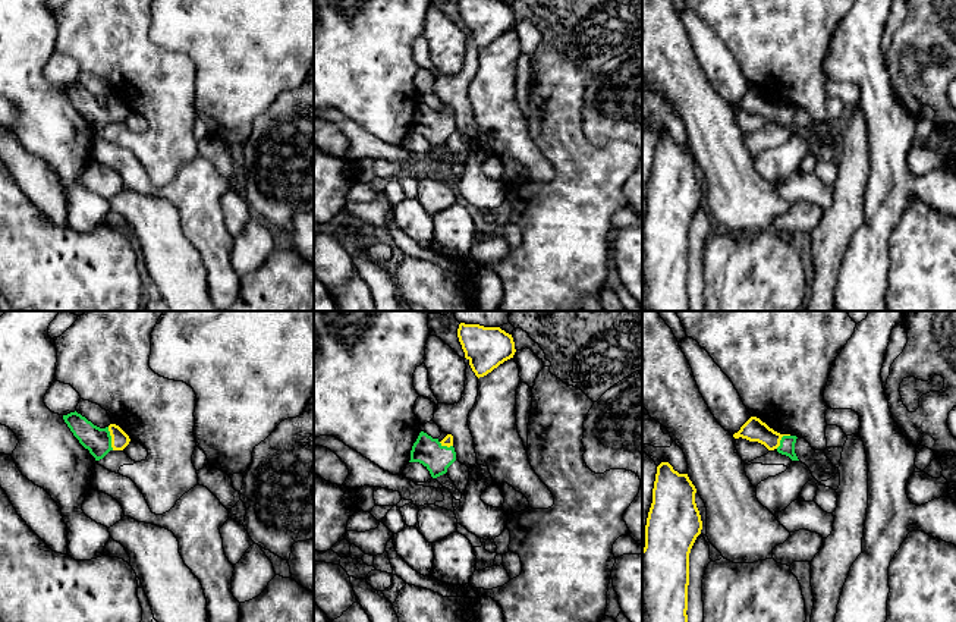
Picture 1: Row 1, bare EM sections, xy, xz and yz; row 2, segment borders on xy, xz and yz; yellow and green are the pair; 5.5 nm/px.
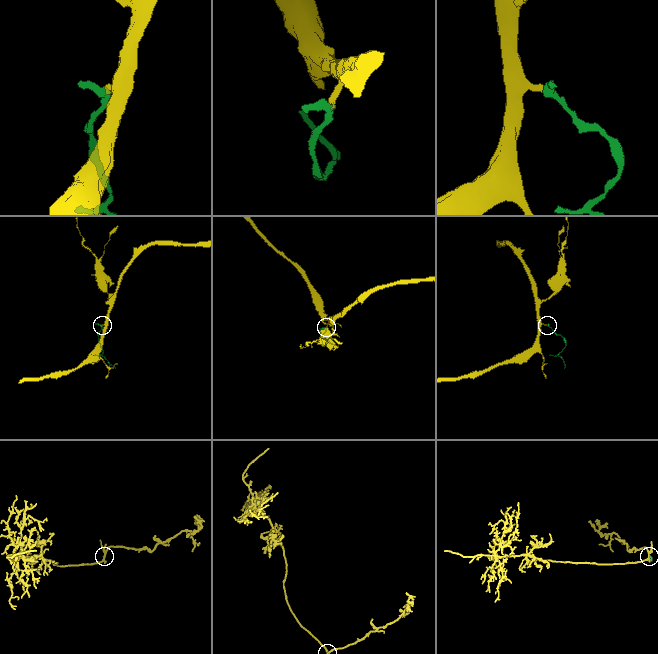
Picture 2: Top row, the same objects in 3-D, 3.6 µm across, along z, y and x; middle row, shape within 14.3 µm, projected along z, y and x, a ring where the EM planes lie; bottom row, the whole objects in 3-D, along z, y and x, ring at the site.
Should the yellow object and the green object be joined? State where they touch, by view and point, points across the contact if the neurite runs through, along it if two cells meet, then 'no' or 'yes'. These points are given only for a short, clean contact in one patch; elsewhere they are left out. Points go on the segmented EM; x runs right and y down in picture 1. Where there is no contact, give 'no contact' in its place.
meets yellow in xy at (112, 439); runs through xy (119, 439), (112, 439), (97, 440); yes

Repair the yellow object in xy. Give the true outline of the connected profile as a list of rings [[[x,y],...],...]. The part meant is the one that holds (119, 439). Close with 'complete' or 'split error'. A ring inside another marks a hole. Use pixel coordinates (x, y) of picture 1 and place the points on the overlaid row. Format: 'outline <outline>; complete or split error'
outline [[[76,411],[63,415],[63,420],[95,461],[103,459],[110,450],[123,450],[130,442],[129,436],[119,425],[110,424],[106,428],[100,428]]]; split error

